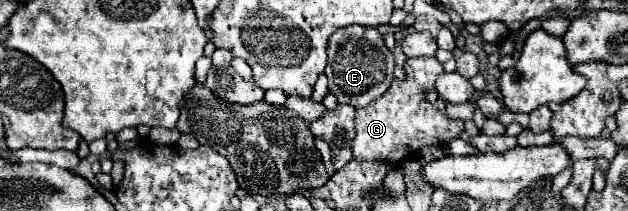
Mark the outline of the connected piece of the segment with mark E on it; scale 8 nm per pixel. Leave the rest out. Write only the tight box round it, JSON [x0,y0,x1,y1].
[326,24,394,106]

